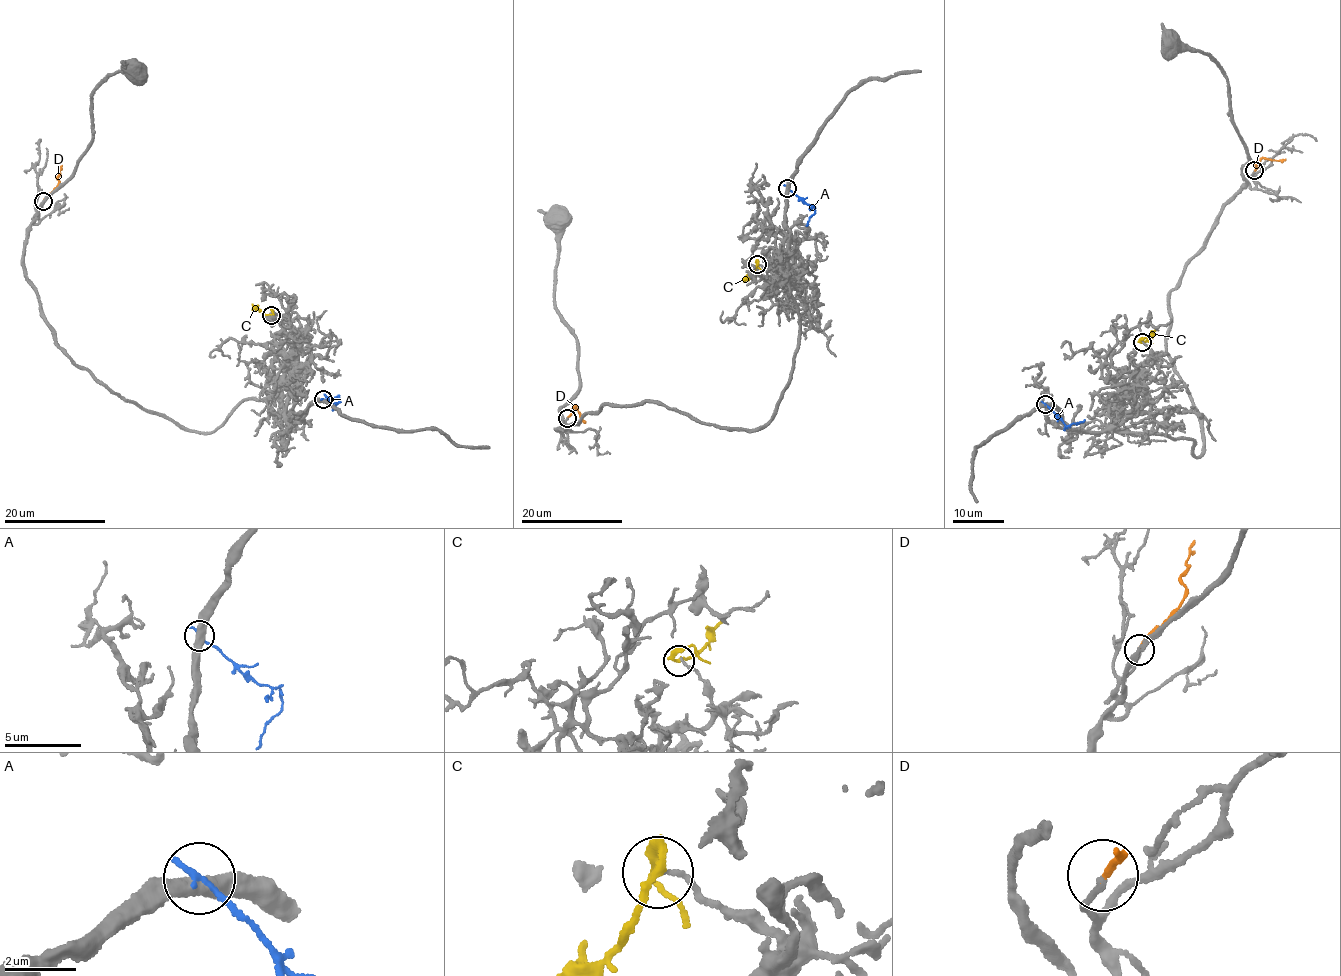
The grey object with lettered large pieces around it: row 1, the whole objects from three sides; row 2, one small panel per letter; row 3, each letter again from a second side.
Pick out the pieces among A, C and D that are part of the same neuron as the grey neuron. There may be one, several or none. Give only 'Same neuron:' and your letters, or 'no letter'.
Same neuron: D

